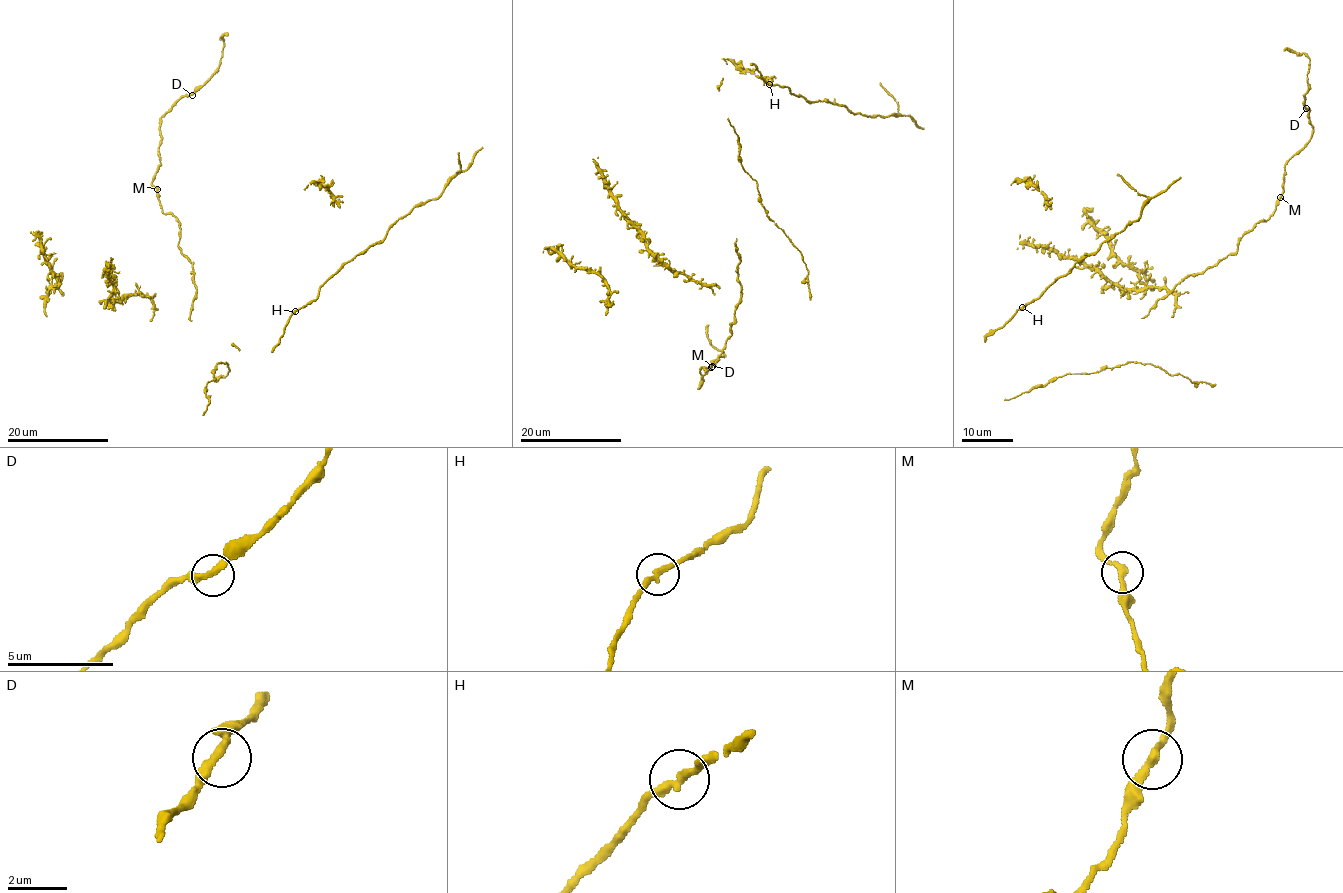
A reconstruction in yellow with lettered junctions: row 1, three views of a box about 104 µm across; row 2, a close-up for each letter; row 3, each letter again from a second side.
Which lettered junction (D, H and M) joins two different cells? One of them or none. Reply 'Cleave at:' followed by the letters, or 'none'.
Cleave at: none

